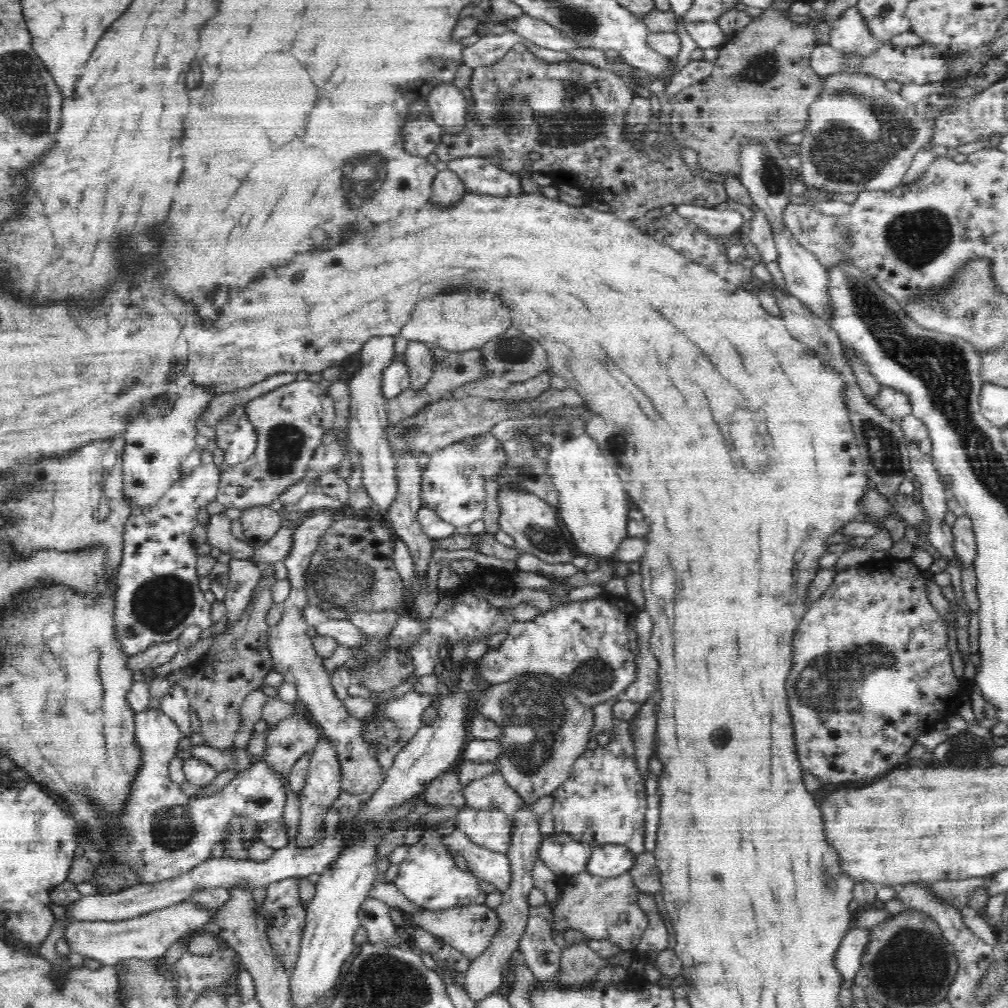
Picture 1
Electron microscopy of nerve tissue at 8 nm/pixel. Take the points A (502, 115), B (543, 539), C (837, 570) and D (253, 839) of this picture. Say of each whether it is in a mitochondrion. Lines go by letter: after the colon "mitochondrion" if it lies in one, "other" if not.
A: mitochondrion
B: mitochondrion
C: other
D: other

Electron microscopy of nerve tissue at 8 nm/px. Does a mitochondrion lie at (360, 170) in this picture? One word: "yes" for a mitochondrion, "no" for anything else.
yes

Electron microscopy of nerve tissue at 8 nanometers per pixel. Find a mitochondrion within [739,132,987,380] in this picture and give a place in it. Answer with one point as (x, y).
(917, 237)

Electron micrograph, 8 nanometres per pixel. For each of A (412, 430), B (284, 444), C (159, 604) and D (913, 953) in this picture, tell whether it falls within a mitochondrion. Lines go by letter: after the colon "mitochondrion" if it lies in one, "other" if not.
A: mitochondrion
B: mitochondrion
C: mitochondrion
D: mitochondrion

